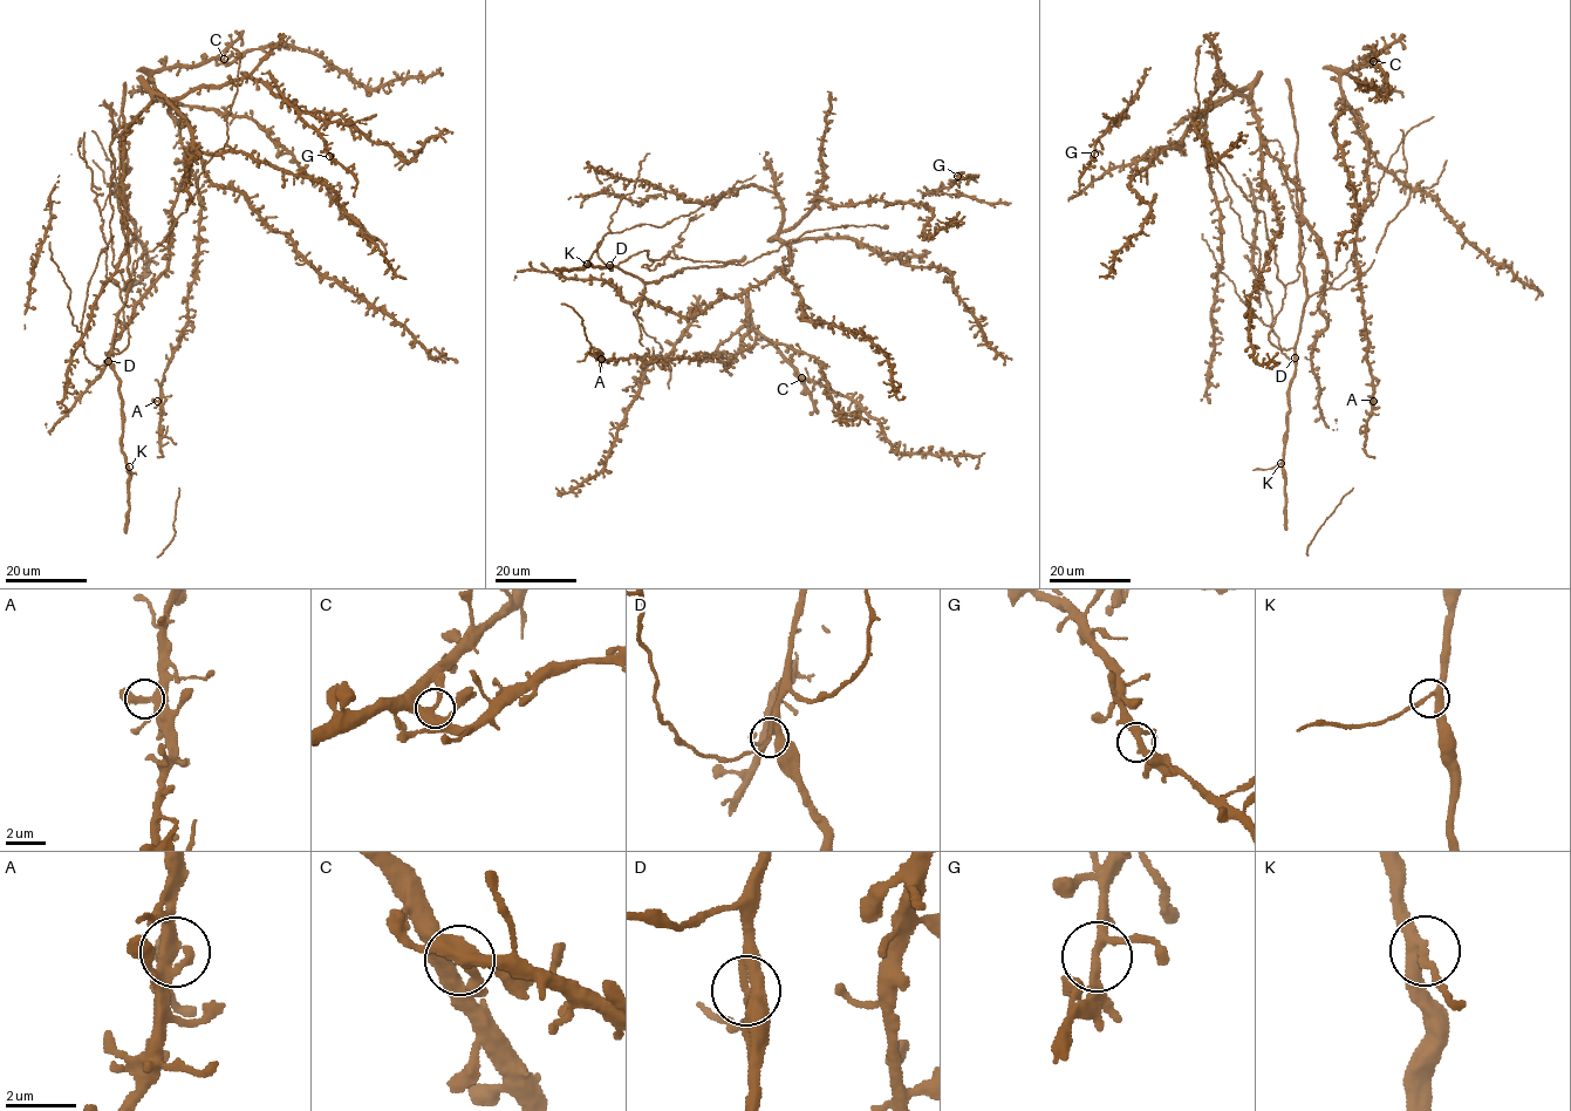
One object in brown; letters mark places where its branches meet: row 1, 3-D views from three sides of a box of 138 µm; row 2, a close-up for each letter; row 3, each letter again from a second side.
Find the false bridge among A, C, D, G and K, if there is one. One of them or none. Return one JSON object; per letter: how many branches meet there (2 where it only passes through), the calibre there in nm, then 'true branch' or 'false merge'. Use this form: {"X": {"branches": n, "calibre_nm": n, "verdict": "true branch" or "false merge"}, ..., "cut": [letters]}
{"A": {"branches": 3, "calibre_nm": 320, "verdict": "true branch"}, "C": {"branches": 3, "calibre_nm": 320, "verdict": "true branch"}, "D": {"branches": 3, "calibre_nm": 280, "verdict": "true branch"}, "G": {"branches": 3, "calibre_nm": 240, "verdict": "true branch"}, "K": {"branches": 3, "calibre_nm": 240, "verdict": "true branch"}, "cut": []}

